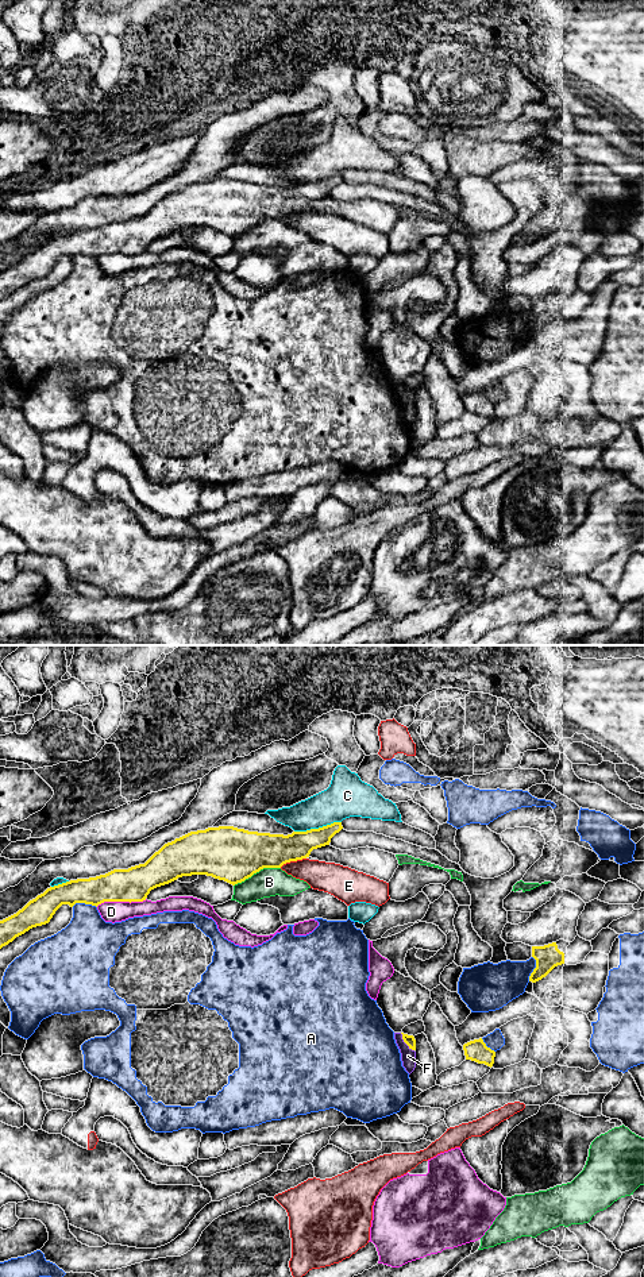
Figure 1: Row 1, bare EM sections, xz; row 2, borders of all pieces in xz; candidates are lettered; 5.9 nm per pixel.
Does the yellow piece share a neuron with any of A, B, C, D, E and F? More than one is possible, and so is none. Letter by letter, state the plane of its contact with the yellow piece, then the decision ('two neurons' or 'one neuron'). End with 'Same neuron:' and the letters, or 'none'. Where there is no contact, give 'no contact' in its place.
A: xz | two neurons
B: xz | two neurons
C: xz | two neurons
D: xz | two neurons
E: xz | two neurons
F: xz | two neurons
Same neuron: none

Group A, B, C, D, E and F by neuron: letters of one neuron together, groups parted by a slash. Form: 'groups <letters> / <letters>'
groups A / B / C / D / E F

